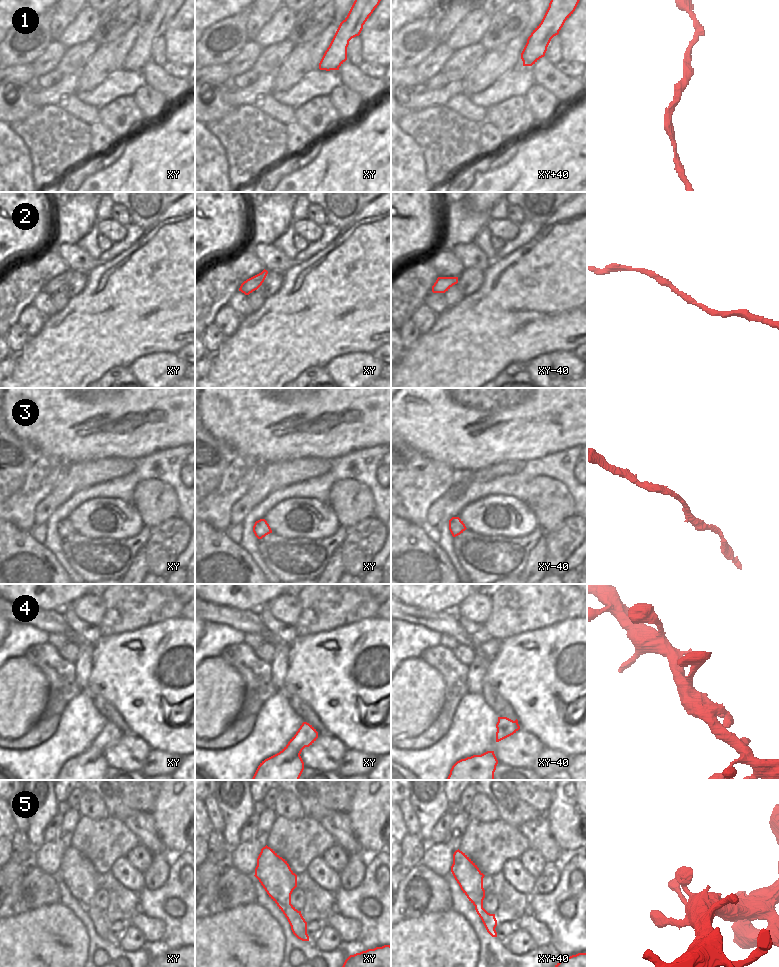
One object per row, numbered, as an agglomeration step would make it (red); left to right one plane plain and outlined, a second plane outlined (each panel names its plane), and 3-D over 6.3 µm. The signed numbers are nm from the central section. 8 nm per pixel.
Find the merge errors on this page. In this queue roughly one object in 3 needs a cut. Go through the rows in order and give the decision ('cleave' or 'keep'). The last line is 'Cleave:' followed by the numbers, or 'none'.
1: keep
2: keep
3: keep
4: keep
5: keep
Cleave: none

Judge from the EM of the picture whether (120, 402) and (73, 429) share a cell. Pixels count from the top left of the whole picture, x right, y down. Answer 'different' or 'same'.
same

